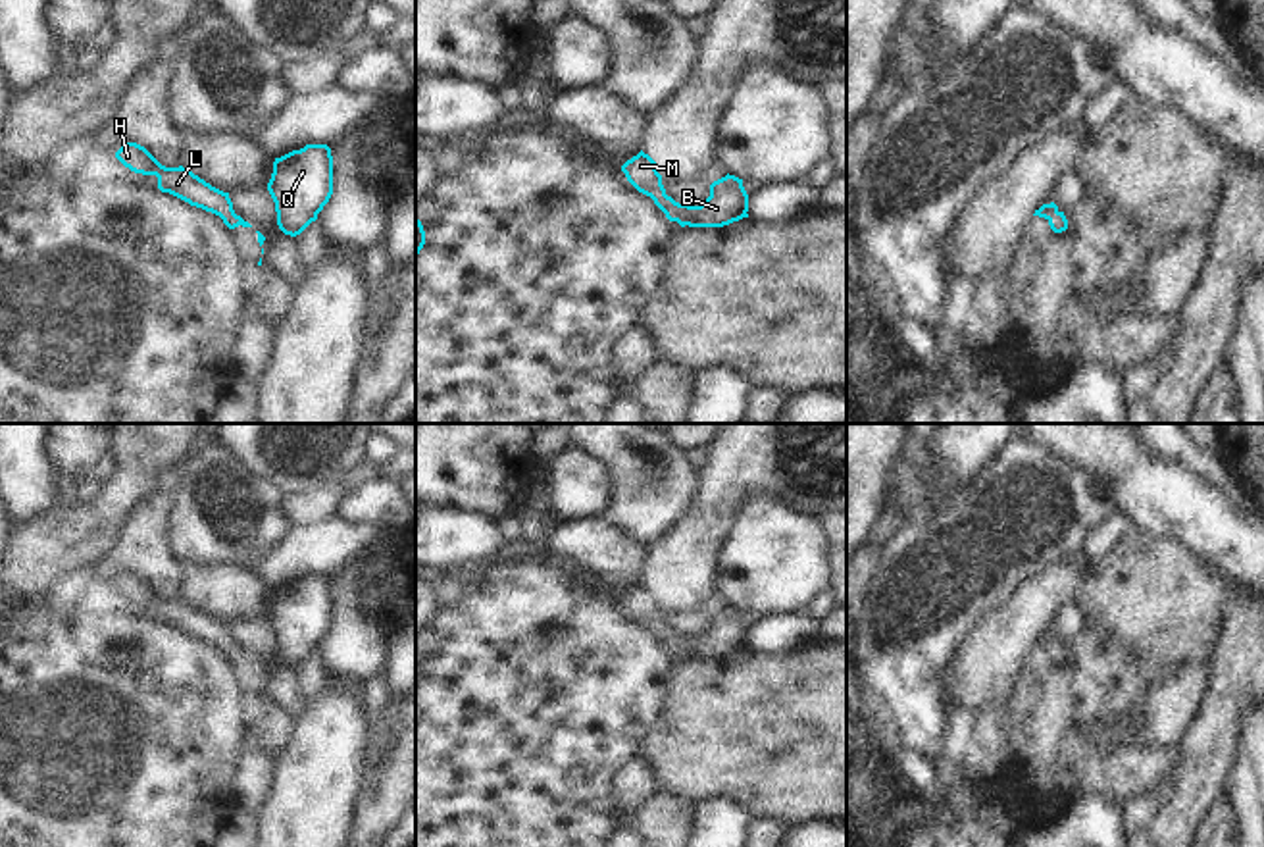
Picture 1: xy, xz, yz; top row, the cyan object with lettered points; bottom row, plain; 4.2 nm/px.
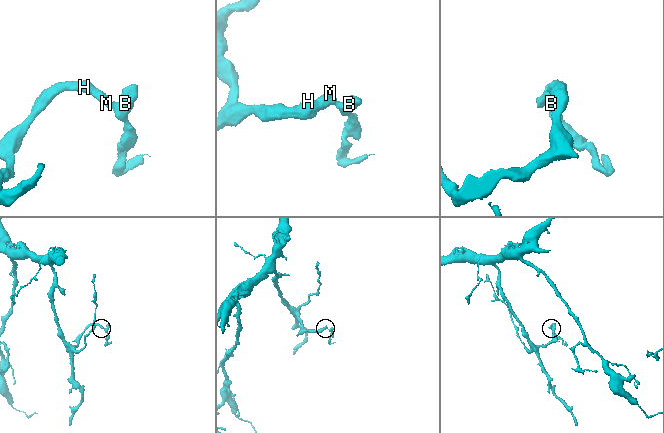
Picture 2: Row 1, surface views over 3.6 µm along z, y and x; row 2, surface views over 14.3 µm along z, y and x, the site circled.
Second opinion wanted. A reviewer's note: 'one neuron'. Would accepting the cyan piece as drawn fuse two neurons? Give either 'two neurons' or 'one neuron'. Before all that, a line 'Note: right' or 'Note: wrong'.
Note: right
one neuron

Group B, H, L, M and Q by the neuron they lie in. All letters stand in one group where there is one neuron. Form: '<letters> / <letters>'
B H L M Q

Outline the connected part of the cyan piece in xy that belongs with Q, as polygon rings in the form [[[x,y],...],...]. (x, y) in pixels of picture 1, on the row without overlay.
[[[306,576],[273,593],[267,622],[275,633],[277,656],[300,666],[333,626],[333,587],[327,576]]]

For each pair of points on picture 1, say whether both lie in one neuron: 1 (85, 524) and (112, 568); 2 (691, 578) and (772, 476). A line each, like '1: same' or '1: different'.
1: different
2: same

